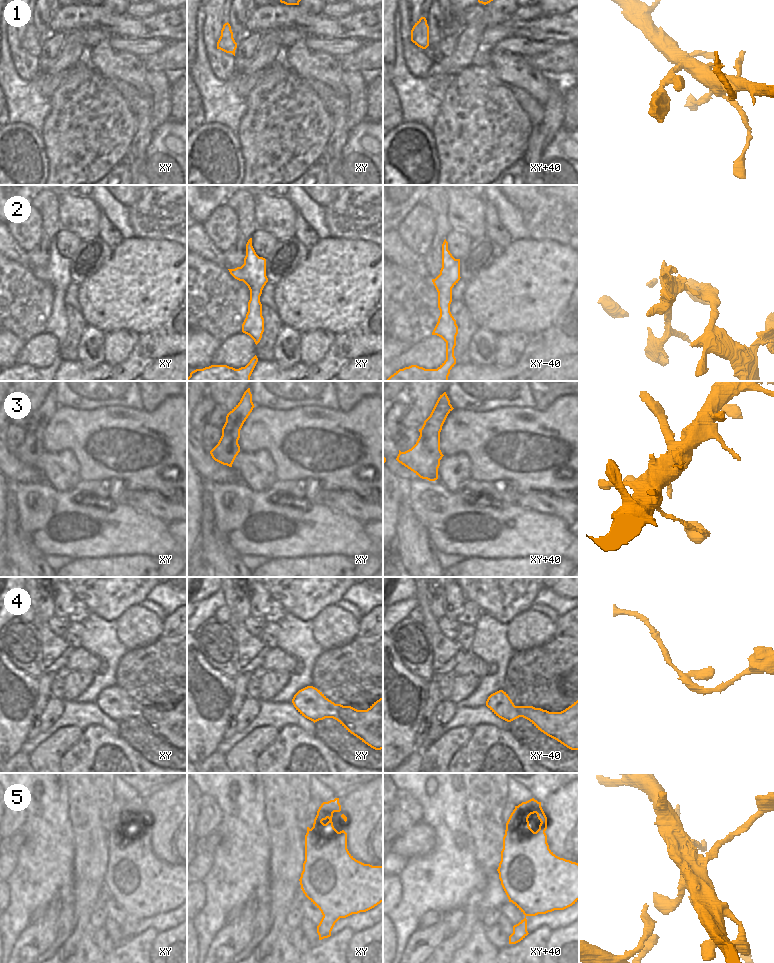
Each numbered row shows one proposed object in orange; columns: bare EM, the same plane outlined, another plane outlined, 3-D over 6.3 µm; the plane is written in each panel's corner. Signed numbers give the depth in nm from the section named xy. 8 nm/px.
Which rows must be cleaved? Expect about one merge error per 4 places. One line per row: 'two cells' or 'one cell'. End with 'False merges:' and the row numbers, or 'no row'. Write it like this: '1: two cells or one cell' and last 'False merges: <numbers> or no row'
1: one cell
2: one cell
3: one cell
4: one cell
5: one cell
False merges: no row

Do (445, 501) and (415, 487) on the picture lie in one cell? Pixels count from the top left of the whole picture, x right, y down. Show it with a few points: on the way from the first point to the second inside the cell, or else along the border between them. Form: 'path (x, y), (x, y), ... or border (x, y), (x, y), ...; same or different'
path (438, 501), (430, 501), (422, 493); same

